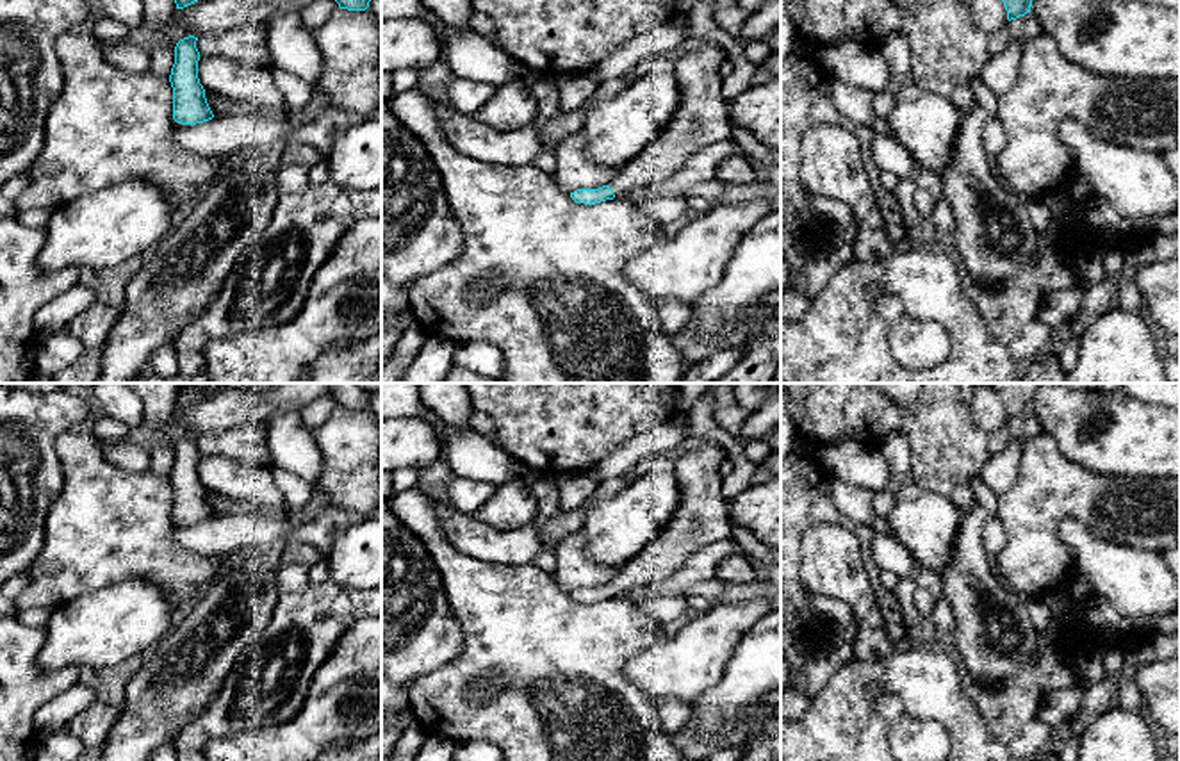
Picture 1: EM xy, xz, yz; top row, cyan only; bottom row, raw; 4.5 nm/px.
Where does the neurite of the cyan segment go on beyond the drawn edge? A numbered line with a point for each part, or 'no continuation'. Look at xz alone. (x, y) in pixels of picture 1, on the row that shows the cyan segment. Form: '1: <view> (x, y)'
1: xz (703, 118)

